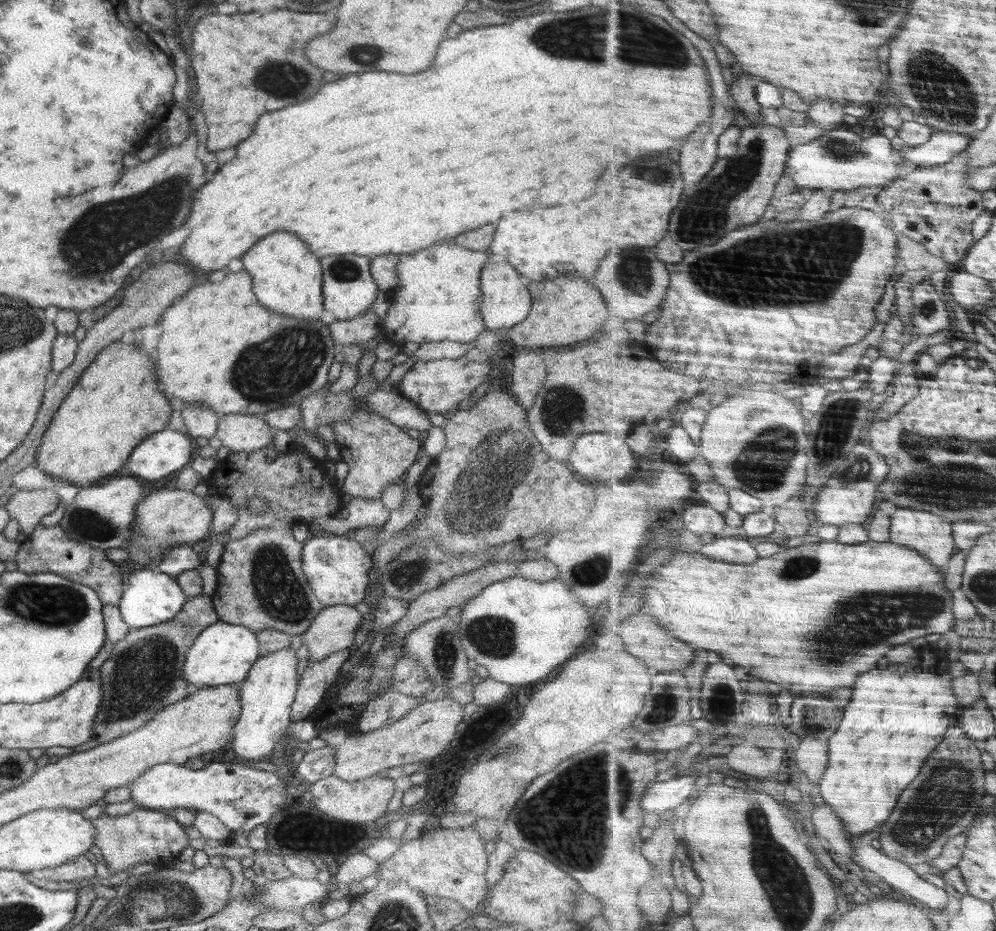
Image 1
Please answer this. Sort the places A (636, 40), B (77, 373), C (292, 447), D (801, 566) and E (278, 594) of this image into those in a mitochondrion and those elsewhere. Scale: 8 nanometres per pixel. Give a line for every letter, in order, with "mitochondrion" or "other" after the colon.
A: mitochondrion
B: other
C: other
D: mitochondrion
E: mitochondrion

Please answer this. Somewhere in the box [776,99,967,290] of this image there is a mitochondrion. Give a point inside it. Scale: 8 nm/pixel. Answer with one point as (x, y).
(836, 147)

